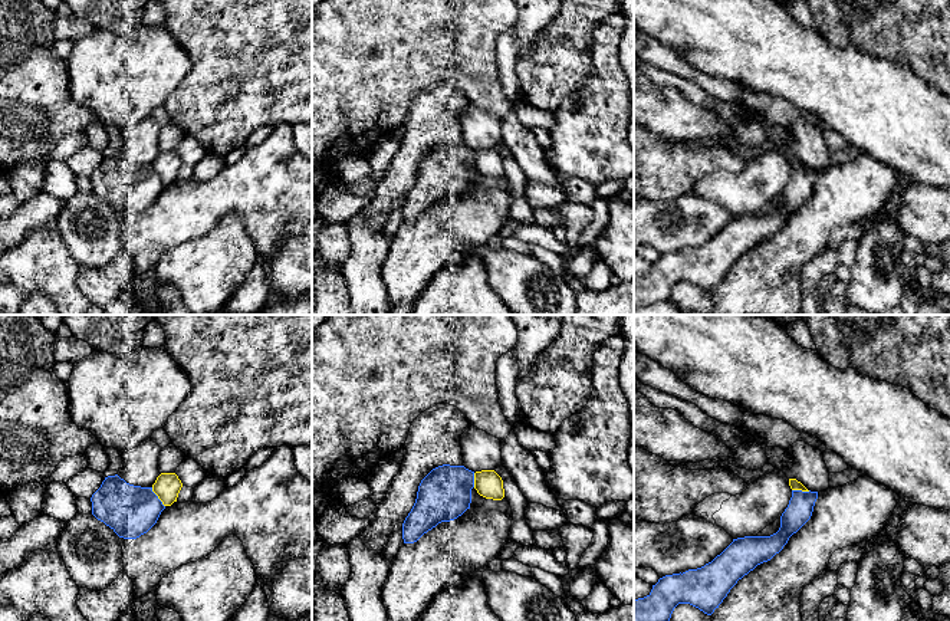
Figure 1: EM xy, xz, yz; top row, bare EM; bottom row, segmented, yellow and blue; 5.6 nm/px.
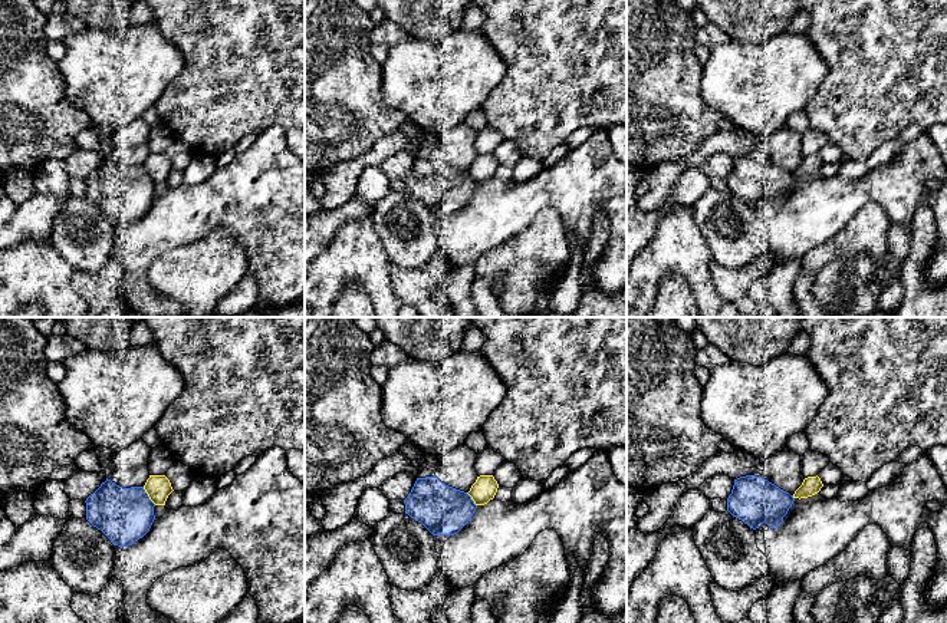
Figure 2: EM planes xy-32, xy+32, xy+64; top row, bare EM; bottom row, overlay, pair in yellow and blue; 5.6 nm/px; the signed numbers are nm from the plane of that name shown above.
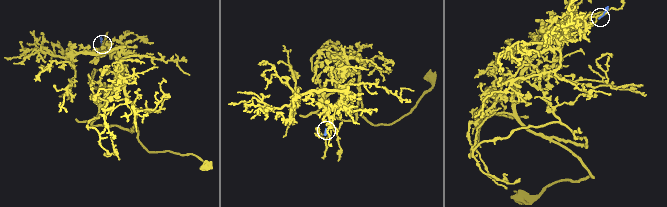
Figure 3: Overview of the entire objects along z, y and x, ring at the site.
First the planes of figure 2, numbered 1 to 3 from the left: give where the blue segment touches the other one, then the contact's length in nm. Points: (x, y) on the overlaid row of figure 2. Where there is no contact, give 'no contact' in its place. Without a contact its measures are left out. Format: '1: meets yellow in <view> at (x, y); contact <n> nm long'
1: meets yellow in xy-32 at (148, 495); contact 130 nm long
2: meets yellow in xy+32 at (472, 498); contact 100 nm long
3: no contact

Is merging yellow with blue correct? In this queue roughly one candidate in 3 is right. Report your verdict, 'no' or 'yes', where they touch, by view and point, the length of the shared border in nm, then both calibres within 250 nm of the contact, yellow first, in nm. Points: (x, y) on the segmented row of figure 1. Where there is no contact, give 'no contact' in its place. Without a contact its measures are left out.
no; contact xy (158, 498); length 130 nm; calibres 150 and 280 nm

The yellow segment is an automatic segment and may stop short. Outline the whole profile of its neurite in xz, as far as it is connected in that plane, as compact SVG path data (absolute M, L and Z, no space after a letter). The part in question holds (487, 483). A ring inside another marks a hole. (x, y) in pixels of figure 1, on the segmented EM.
M494 470L476 472L474 489L486 499L502 500L504 497L503 480Z

